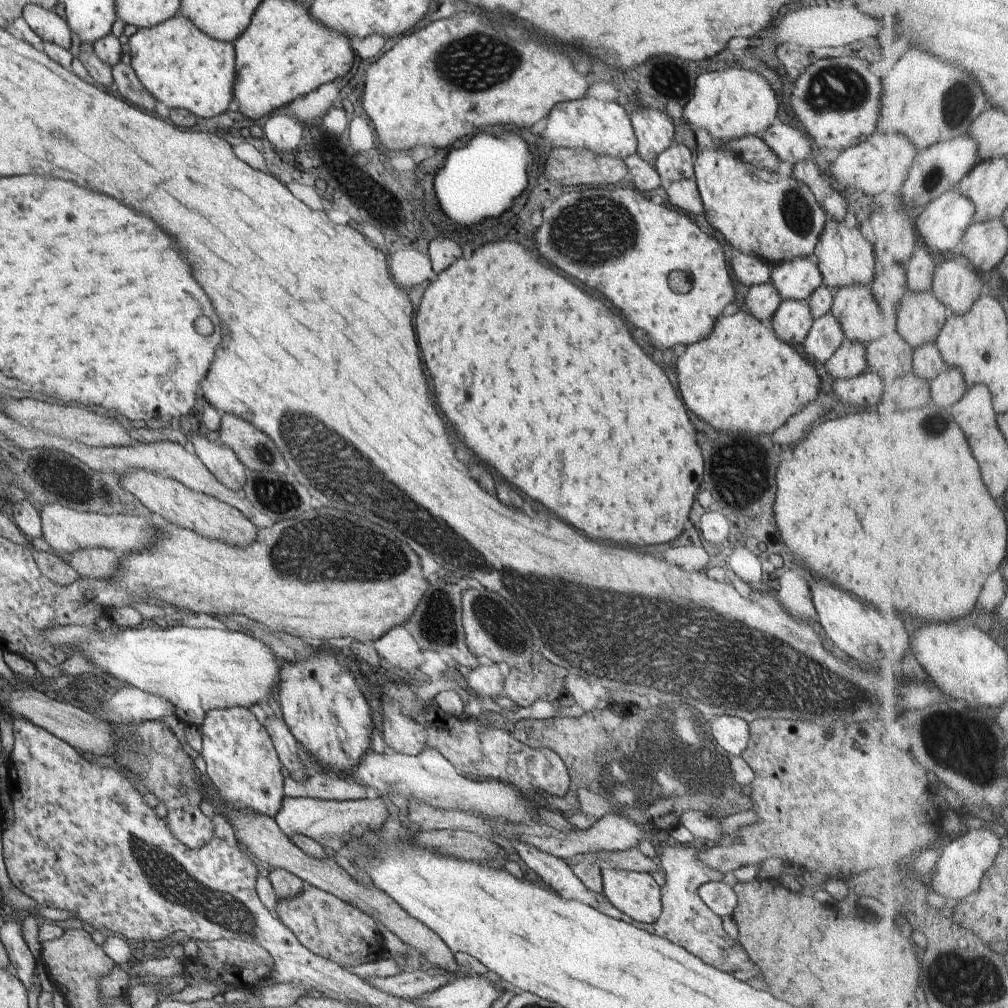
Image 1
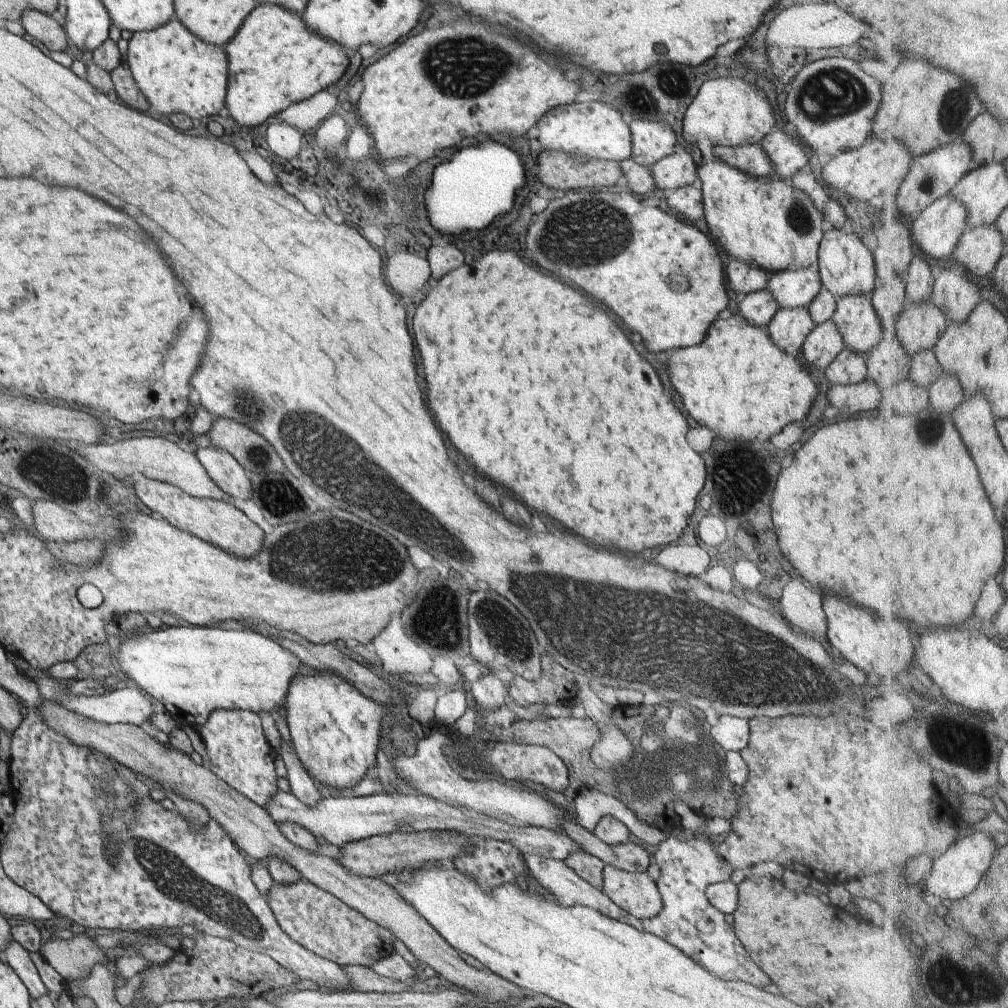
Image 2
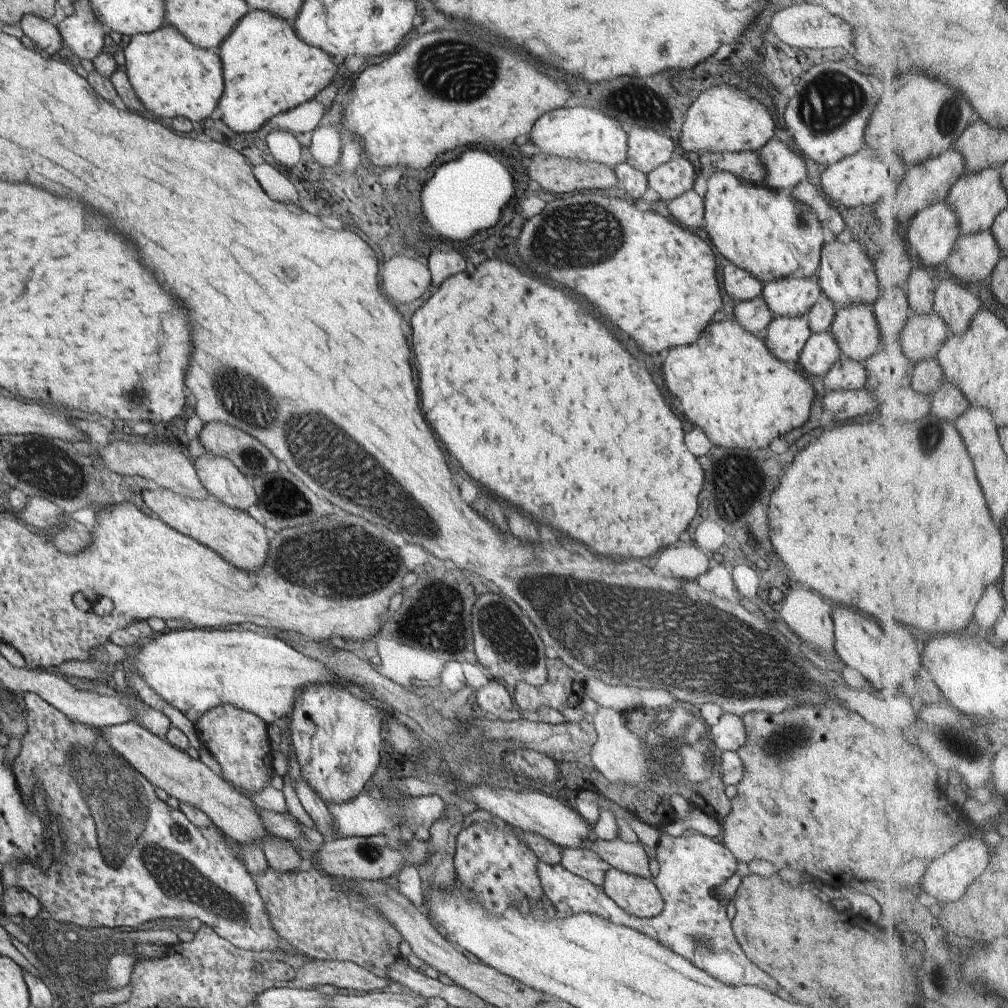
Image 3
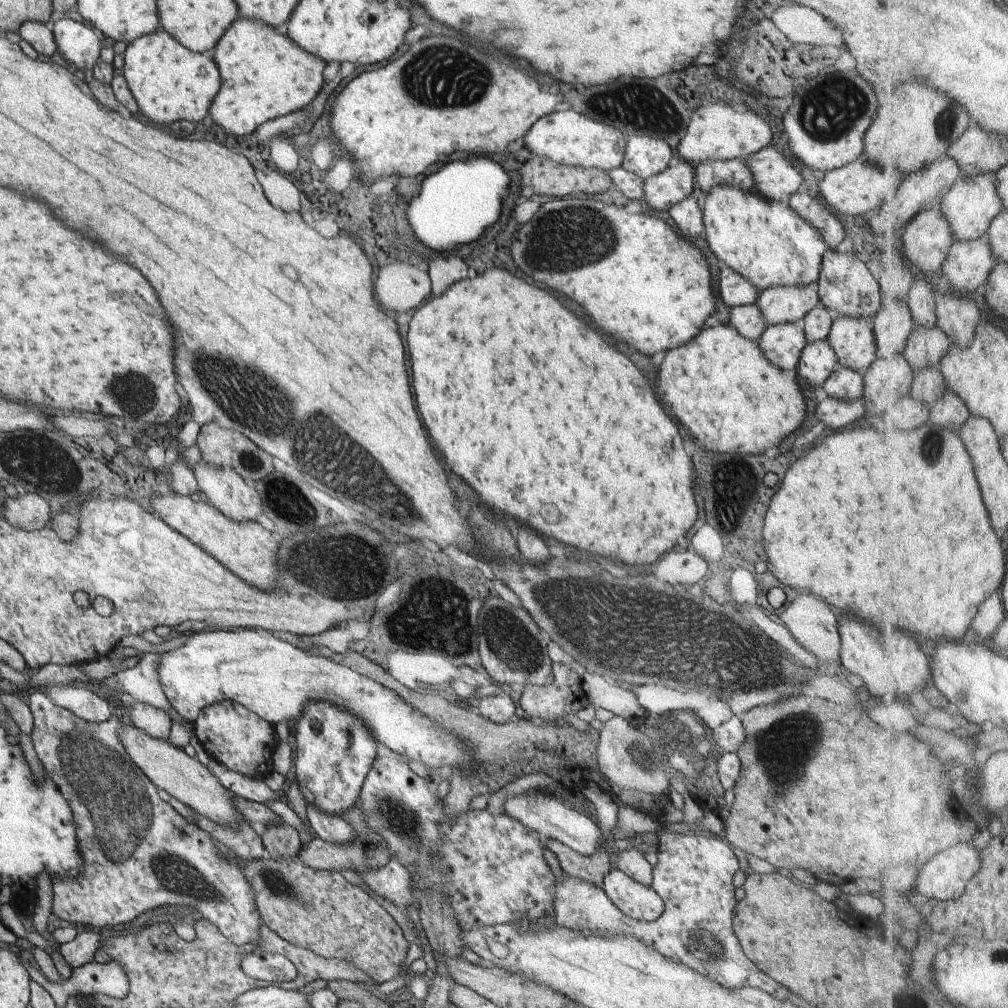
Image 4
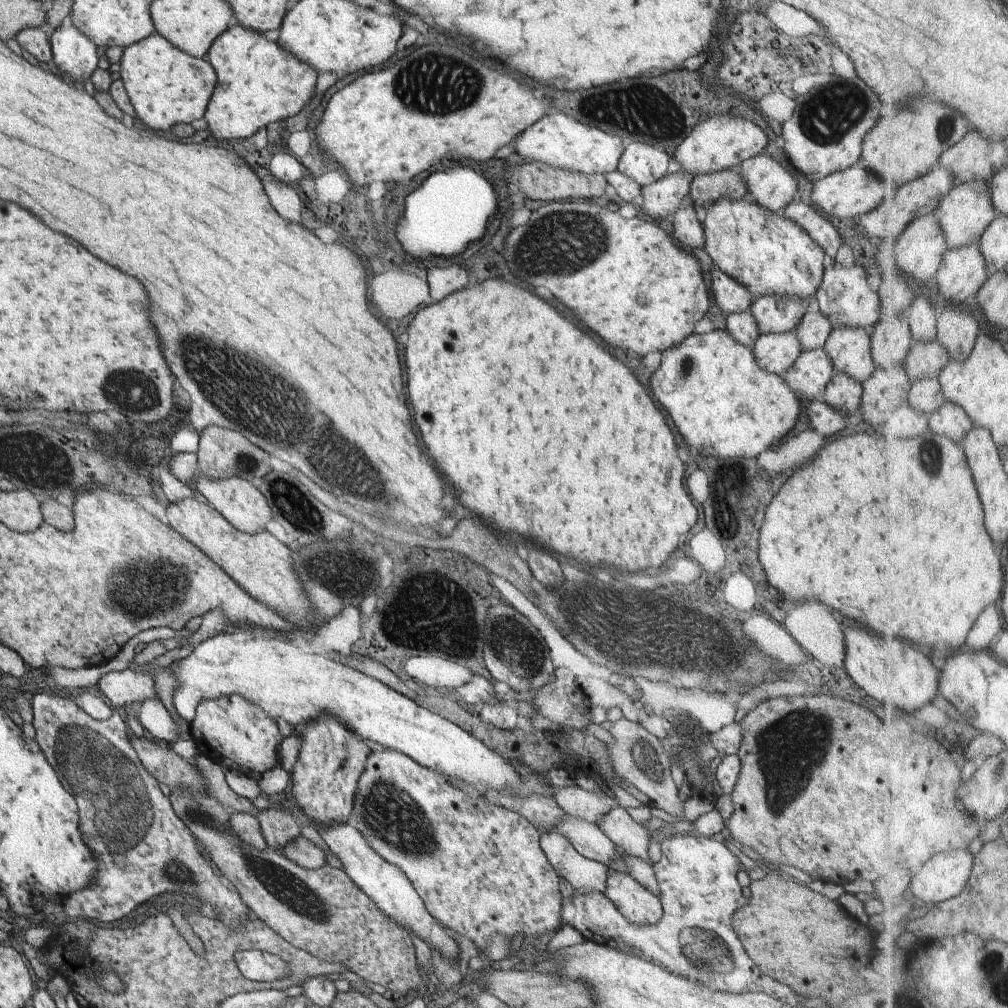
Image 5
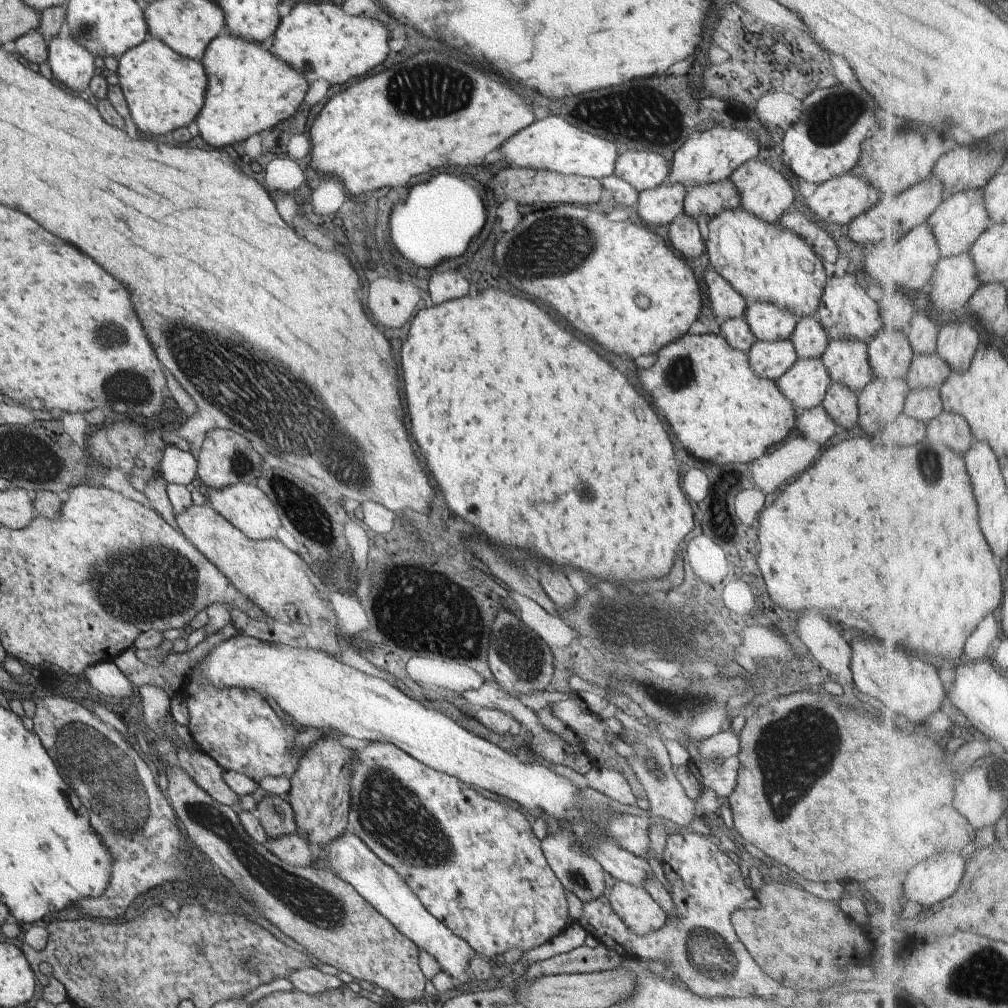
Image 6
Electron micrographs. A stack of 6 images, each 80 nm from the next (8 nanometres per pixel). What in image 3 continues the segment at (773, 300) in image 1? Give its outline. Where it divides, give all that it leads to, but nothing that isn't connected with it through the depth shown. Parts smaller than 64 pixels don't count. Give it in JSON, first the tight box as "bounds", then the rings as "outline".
{"bounds":[734,297,773,338],"outline":[[[756,297],[749,301],[738,301],[735,303],[734,320],[747,333],[765,338],[765,333],[773,319],[770,309],[763,302],[763,298]]]}

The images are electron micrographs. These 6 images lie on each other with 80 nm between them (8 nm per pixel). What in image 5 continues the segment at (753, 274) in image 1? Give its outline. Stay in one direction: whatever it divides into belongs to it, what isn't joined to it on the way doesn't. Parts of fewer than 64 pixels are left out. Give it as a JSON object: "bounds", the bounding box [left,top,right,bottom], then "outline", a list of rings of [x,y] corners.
{"bounds":[710,265,753,316],"outline":[[[715,265],[712,268],[710,282],[712,282],[714,300],[716,300],[718,308],[722,309],[724,316],[750,309],[753,302],[750,290],[744,288],[740,282],[736,282],[732,276],[722,272]]]}

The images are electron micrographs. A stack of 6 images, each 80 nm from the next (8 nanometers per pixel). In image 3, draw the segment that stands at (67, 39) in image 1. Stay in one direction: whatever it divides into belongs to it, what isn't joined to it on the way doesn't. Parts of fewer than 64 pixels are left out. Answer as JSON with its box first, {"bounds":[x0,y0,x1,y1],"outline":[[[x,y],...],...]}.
{"bounds":[20,15,63,57],"outline":[[[26,15],[21,20],[20,28],[40,50],[48,52],[51,57],[56,56],[63,46],[58,29],[42,17]]]}

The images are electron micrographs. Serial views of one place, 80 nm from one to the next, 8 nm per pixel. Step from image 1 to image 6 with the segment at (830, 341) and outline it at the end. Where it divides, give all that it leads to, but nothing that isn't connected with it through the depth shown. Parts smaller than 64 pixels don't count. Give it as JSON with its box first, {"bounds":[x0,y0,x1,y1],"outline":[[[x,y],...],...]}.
{"bounds":[777,358,832,411],"outline":[[[800,358],[777,381],[780,392],[792,402],[794,411],[810,411],[821,406],[832,378],[822,358]]]}

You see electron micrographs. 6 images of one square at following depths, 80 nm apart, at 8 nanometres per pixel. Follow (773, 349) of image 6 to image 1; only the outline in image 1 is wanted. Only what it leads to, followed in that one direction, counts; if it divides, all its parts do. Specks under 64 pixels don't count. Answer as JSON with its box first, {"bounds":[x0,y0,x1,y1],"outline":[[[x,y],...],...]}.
{"bounds":[769,300,812,346],"outline":[[[782,300],[769,324],[782,342],[796,346],[803,343],[812,322],[812,312],[807,301]]]}

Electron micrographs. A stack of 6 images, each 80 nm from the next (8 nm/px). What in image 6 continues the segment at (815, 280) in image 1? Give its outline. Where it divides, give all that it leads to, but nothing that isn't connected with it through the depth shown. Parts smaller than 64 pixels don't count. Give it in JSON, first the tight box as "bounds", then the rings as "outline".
{"bounds":[744,302,799,341],"outline":[[[761,302],[747,305],[744,317],[756,341],[789,340],[799,320],[786,309]]]}

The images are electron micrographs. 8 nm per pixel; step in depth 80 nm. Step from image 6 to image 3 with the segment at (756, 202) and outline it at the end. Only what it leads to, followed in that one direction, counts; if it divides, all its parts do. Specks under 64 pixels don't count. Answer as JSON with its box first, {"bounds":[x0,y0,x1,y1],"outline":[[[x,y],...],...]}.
{"bounds":[758,139,807,193],"outline":[[[773,139],[758,150],[759,160],[765,170],[764,186],[778,192],[793,193],[797,185],[807,180],[804,157],[796,154],[796,149]]]}

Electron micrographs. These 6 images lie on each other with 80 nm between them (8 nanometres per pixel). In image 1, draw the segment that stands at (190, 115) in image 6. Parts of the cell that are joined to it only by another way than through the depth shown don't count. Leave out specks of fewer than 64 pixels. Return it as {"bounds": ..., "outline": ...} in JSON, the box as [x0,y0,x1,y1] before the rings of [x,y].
{"bounds":[127,13,236,118],"outline":[[[181,13],[164,20],[154,26],[140,28],[136,34],[129,38],[127,52],[132,59],[131,66],[144,84],[144,88],[158,100],[160,109],[167,113],[173,109],[183,109],[192,112],[196,117],[213,118],[228,112],[230,103],[234,100],[234,80],[236,80],[236,66],[234,44],[210,38],[202,30],[198,30],[186,16]]]}

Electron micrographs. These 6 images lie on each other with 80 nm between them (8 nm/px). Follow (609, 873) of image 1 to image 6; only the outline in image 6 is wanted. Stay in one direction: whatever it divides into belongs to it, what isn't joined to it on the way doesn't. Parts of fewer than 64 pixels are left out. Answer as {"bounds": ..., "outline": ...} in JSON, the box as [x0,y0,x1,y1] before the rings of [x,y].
{"bounds":[608,881,666,936],"outline":[[[616,881],[609,889],[608,898],[614,912],[638,936],[646,936],[666,922],[665,911],[642,886]]]}

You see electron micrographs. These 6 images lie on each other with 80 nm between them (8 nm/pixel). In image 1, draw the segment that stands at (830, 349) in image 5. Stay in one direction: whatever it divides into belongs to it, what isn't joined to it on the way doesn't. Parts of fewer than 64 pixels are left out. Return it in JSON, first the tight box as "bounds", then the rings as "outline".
{"bounds":[831,284,899,345],"outline":[[[852,284],[852,286],[844,286],[834,291],[831,312],[838,320],[845,338],[862,342],[864,345],[876,338],[881,338],[884,334],[899,332],[899,314],[882,312],[882,308],[874,300],[874,294],[868,284]]]}

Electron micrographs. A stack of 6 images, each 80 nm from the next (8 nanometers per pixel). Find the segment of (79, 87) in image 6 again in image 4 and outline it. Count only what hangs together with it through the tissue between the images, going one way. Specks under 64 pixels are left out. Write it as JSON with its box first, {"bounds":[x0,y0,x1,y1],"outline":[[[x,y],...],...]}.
{"bounds":[53,18,102,70],"outline":[[[69,18],[56,21],[53,35],[57,51],[62,54],[65,64],[74,64],[78,70],[93,69],[100,60],[102,34],[84,23]]]}

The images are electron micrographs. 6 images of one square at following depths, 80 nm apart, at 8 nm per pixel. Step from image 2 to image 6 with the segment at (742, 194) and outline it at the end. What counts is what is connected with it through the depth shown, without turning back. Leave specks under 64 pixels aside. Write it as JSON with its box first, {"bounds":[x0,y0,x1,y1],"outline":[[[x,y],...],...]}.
{"bounds":[705,206,827,318],"outline":[[[742,206],[724,209],[708,220],[707,225],[705,248],[710,267],[725,278],[748,305],[772,303],[799,318],[815,315],[827,278],[821,258],[803,237],[780,222],[769,223],[746,212]]]}

